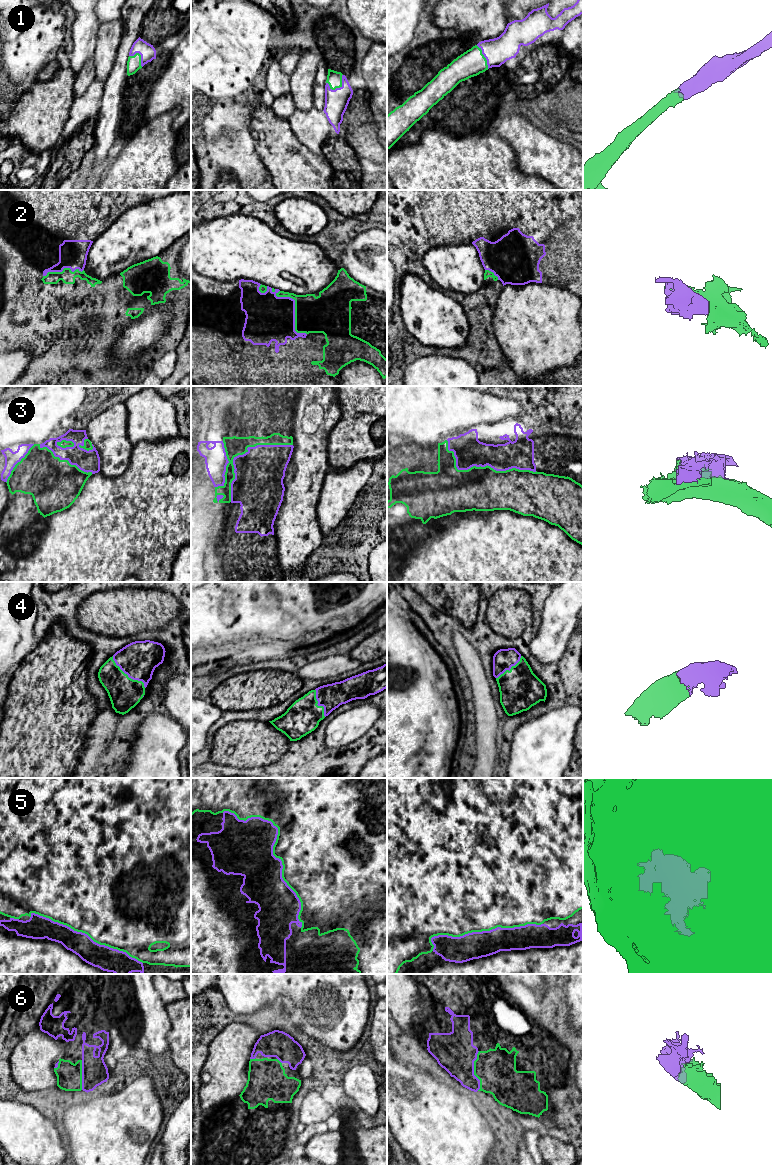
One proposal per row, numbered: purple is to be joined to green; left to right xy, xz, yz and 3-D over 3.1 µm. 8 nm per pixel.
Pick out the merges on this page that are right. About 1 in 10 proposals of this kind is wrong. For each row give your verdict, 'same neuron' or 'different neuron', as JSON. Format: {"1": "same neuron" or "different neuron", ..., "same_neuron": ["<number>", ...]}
{"1": "same neuron", "2": "same neuron", "3": "different neuron", "4": "same neuron", "5": "same neuron", "6": "same neuron", "same_neuron": ["1", "2", "4", "5", "6"]}

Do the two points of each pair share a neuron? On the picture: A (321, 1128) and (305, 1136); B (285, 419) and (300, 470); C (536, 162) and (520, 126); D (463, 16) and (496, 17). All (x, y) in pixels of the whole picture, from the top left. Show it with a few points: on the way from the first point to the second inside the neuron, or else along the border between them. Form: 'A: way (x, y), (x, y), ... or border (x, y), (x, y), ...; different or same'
A: way (317, 1129), (309, 1132); same
B: border (294, 412), (291, 435); different
C: way (536, 153), (531, 144), (522, 135); same
D: way (471, 16), (488, 17); same

